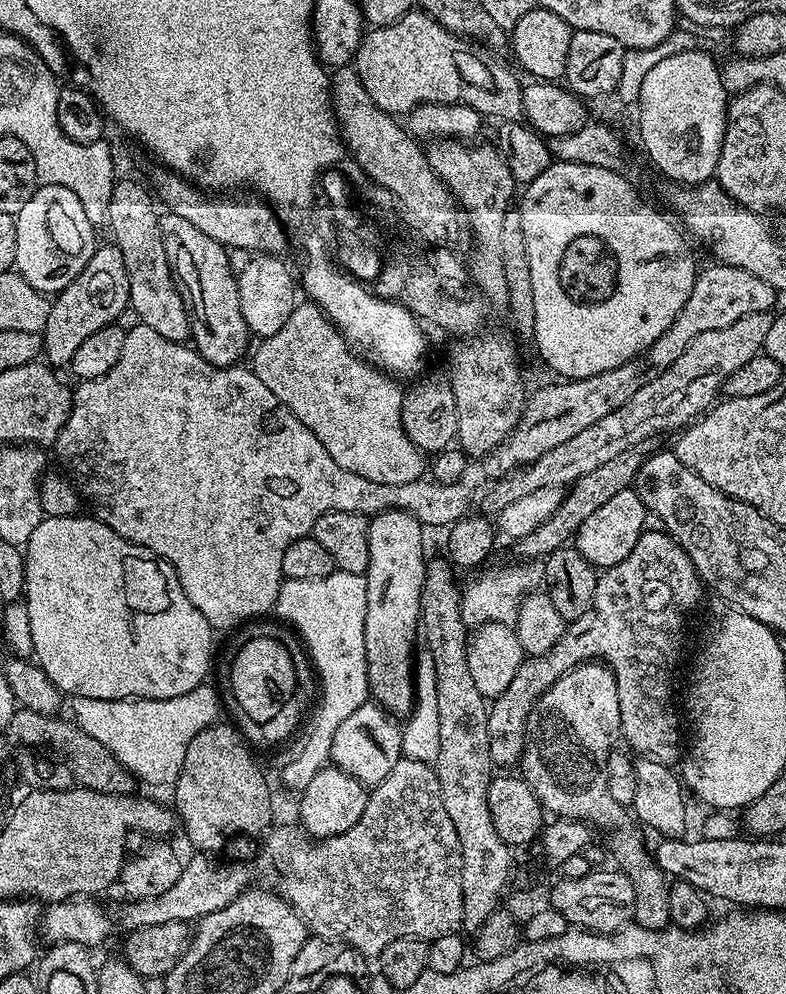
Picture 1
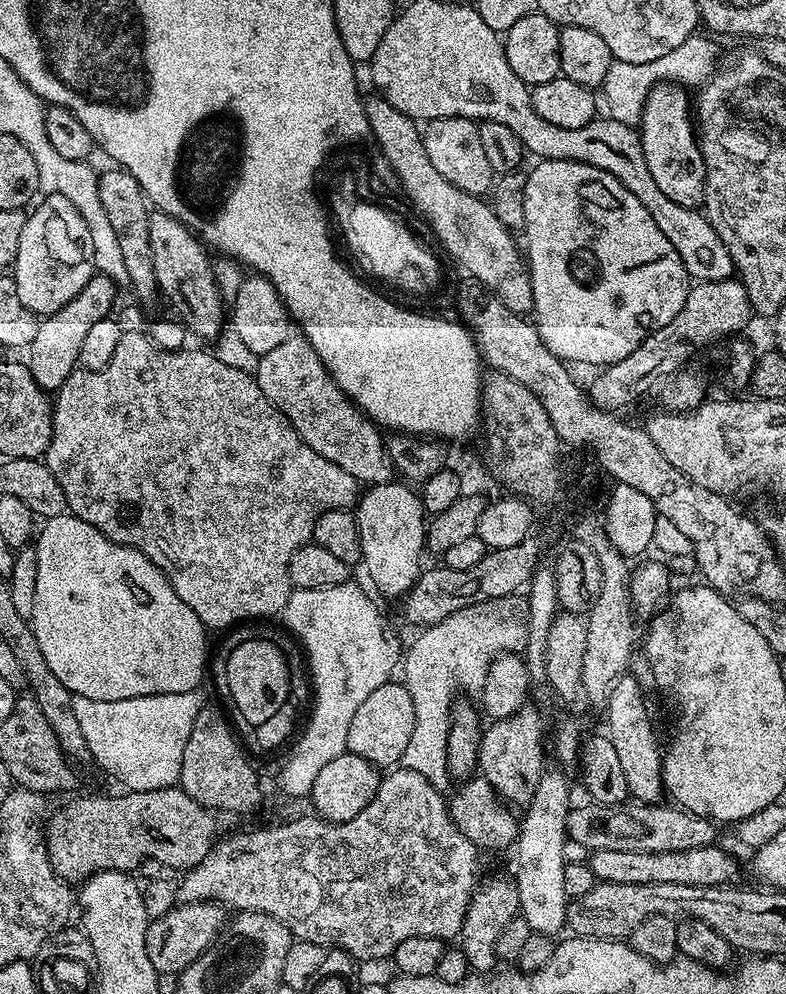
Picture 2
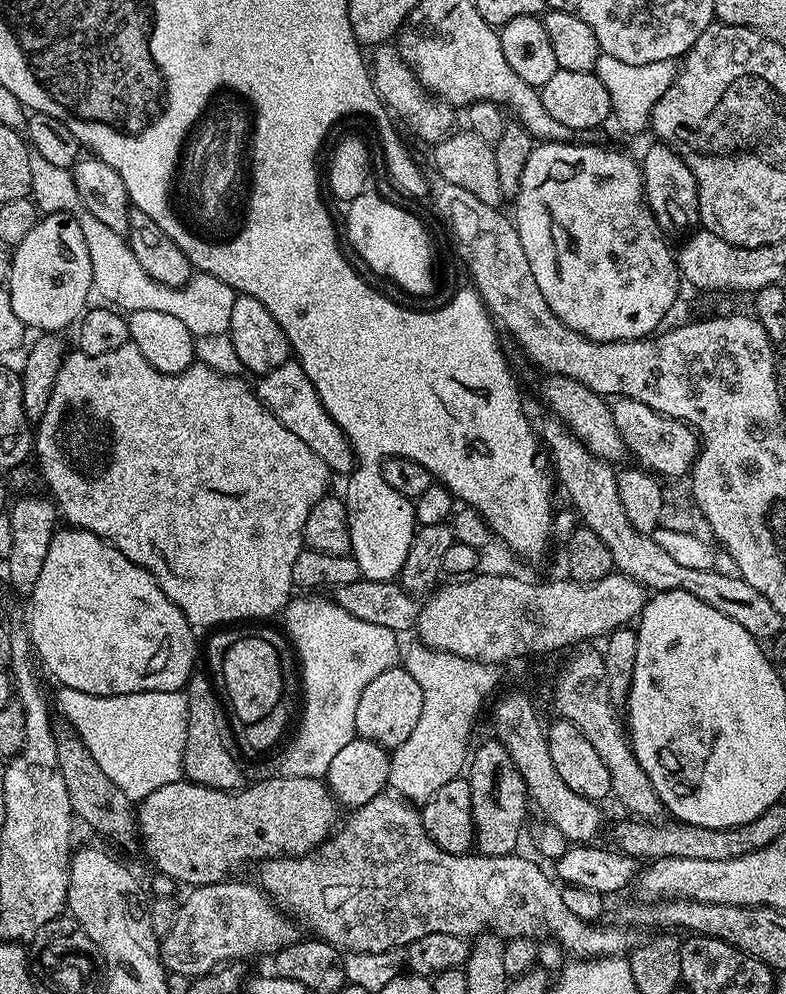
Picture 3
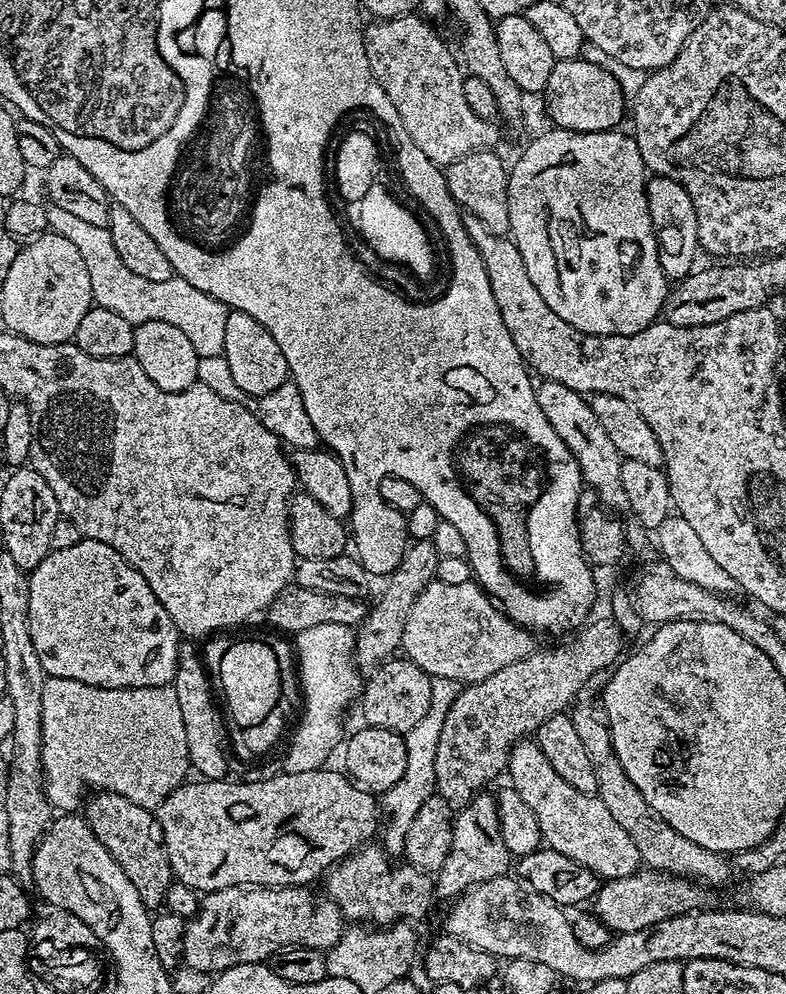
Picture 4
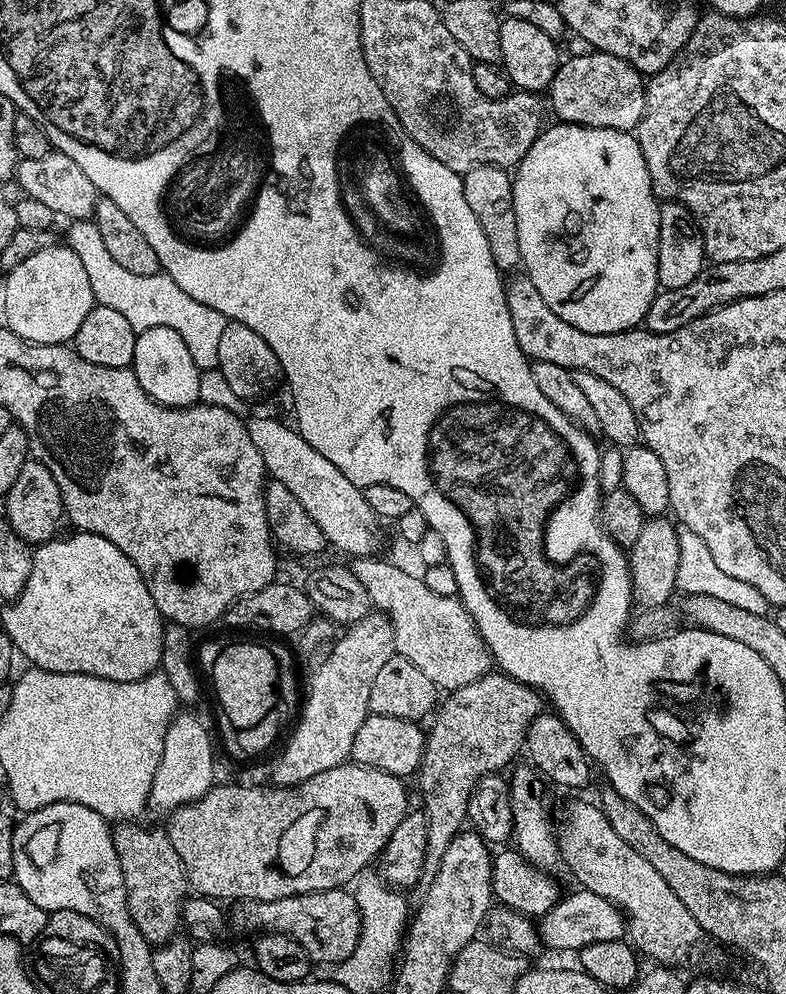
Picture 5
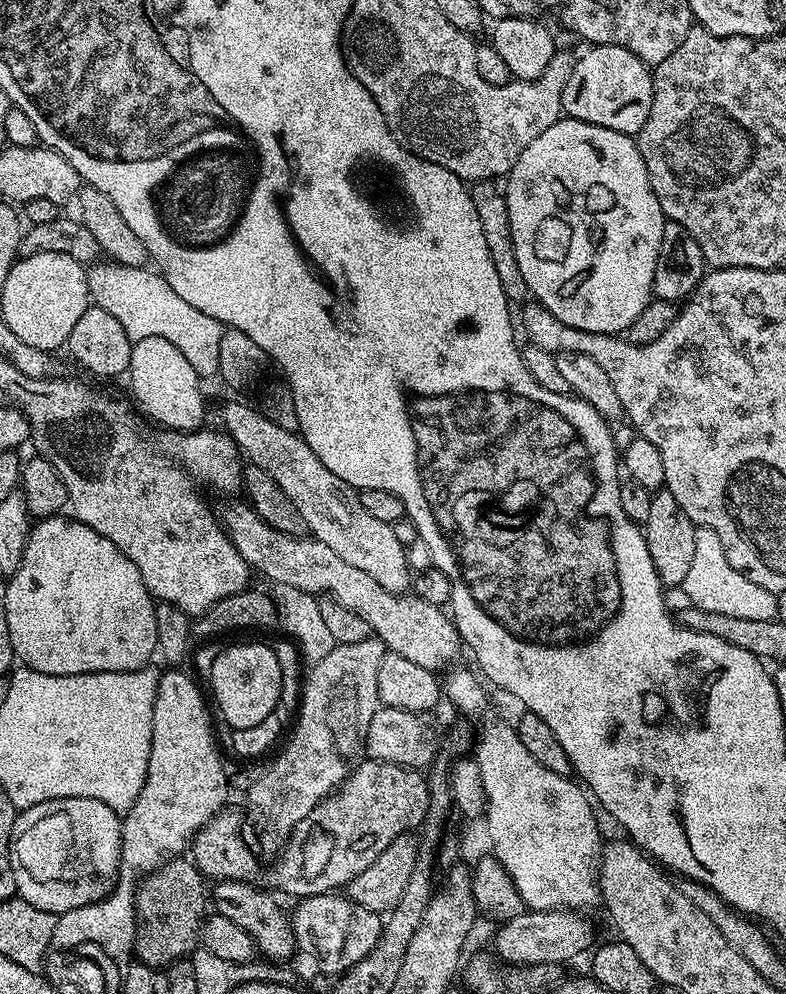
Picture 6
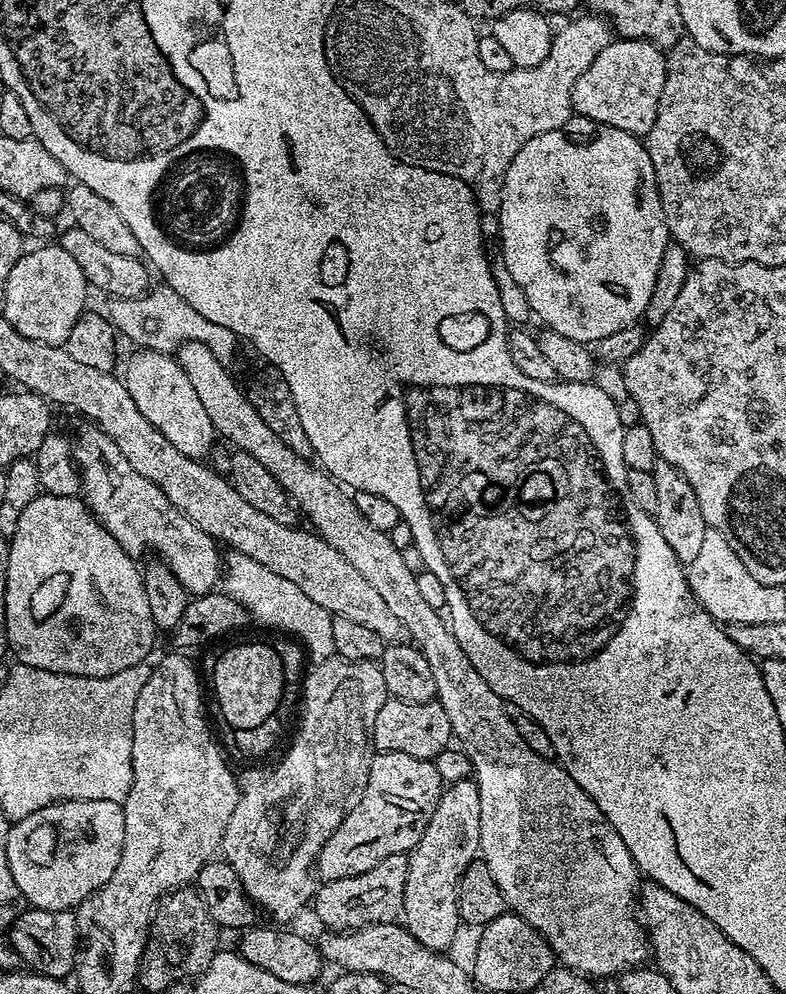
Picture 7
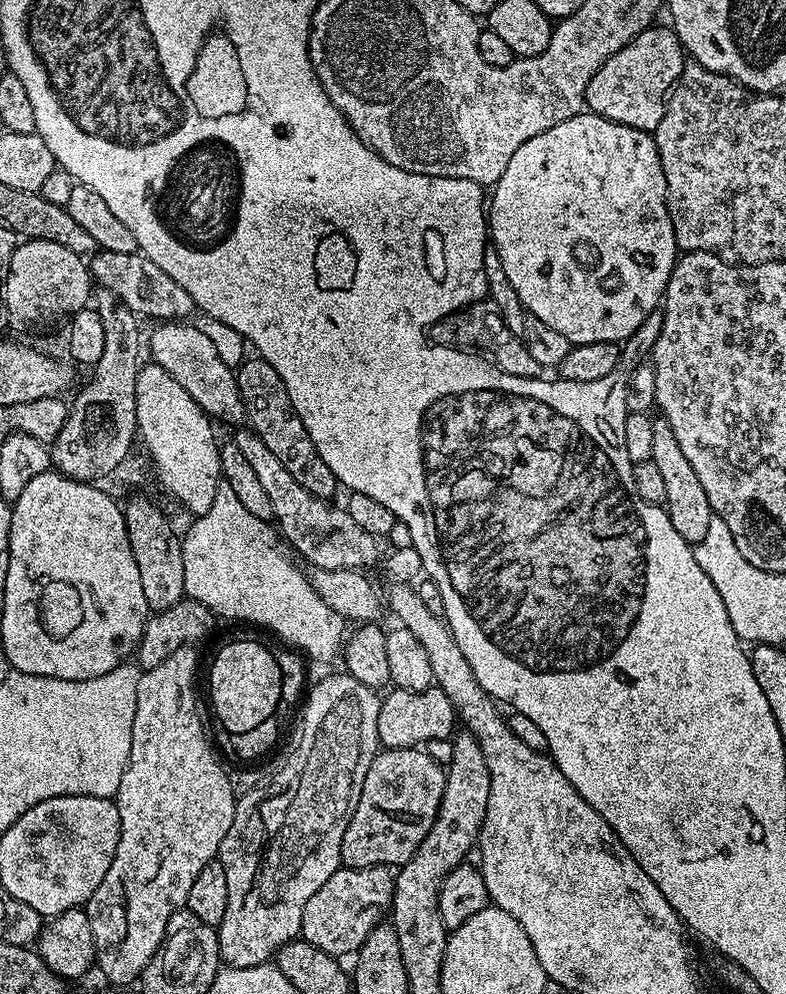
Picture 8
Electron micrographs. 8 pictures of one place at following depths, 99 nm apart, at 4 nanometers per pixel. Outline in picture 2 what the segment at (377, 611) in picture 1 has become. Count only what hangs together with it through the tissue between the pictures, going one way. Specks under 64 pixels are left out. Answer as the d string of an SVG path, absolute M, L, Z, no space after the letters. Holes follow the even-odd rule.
M396 483L371 485L357 499L354 505L354 515L358 526L358 534L360 535L362 568L368 571L373 586L382 595L400 598L412 589L413 582L422 571L420 555L425 555L426 552L426 513L424 503L420 501L419 495L411 487L405 486L403 483L400 483L401 485Z

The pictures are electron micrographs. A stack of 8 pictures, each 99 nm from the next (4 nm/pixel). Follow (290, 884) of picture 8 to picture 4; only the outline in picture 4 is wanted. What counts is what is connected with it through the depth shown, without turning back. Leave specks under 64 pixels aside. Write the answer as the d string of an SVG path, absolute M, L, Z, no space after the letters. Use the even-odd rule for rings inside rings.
M417 540L409 543L408 549L404 552L404 557L400 560L400 565L392 572L388 573L383 581L384 593L380 596L380 601L371 605L368 616L358 625L356 632L356 663L368 670L375 669L393 655L392 652L402 645L402 634L404 633L404 623L410 614L410 606L414 606L416 596L422 594L422 590L427 584L436 579L438 562L440 557L436 554L436 547L431 540Z

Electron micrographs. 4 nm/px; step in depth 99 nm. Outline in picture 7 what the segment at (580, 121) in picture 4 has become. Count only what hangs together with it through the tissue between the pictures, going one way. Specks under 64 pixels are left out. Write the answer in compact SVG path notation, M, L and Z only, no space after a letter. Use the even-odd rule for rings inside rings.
M613 38L574 82L572 111L587 120L614 126L614 130L626 130L631 136L647 137L658 114L667 65L665 53L648 40Z

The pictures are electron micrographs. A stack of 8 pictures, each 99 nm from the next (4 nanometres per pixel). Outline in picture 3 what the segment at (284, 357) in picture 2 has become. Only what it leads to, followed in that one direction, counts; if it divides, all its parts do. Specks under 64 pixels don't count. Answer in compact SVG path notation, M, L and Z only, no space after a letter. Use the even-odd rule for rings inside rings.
M289 358L284 364L278 366L273 372L266 373L259 377L260 385L255 385L256 396L290 430L290 434L295 434L297 438L302 438L322 462L333 473L344 472L351 473L354 467L354 453L352 444L348 441L348 435L330 418L330 414L322 406L310 378L304 376L302 366L295 359Z

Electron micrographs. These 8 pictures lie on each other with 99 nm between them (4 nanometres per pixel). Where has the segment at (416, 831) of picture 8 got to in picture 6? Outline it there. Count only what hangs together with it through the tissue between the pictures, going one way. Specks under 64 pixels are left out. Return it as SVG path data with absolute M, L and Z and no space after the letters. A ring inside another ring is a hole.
M365 758L353 768L351 776L321 804L314 806L309 816L292 831L288 849L280 856L280 888L295 898L335 893L358 878L396 836L419 829L427 816L428 781L423 771Z

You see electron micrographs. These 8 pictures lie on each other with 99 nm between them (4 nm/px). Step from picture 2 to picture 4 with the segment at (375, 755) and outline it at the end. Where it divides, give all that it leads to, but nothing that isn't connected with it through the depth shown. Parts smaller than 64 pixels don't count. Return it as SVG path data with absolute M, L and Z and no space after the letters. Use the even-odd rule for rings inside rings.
M389 658L371 673L372 676L363 681L362 695L358 705L364 711L365 725L394 730L401 734L412 731L430 708L431 682L433 677L427 676L413 660L407 658Z

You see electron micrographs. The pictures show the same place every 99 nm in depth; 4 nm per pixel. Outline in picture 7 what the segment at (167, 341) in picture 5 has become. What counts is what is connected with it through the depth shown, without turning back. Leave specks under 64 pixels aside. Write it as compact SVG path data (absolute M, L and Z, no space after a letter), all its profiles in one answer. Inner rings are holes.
M137 349L133 353L125 372L122 372L122 379L142 416L160 433L165 434L182 454L199 460L207 457L216 439L213 422L207 417L179 361L173 355L160 351Z

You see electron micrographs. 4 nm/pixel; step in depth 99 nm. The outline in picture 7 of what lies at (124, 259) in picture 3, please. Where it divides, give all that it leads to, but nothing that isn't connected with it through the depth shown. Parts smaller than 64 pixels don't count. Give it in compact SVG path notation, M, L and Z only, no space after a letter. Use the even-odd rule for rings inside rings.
M167 286L153 287L142 296L126 298L125 300L113 299L112 304L106 309L106 315L112 321L112 327L121 337L133 340L137 349L148 349L165 353L175 353L181 344L186 342L202 342L226 366L231 365L231 360L236 354L238 338L226 326L217 326L210 322L190 306L174 290Z

